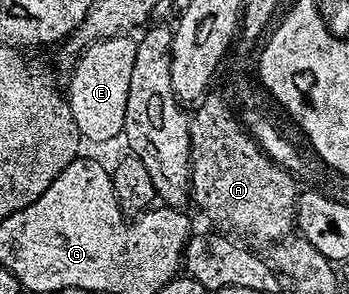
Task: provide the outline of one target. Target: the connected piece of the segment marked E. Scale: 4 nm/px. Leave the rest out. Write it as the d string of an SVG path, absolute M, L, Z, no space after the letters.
M117 34L114 37L102 37L85 48L74 60L69 89L67 85L67 100L72 118L82 137L92 140L104 140L124 130L126 119L127 93L130 90L132 68L135 65L135 51L138 40L130 34Z

